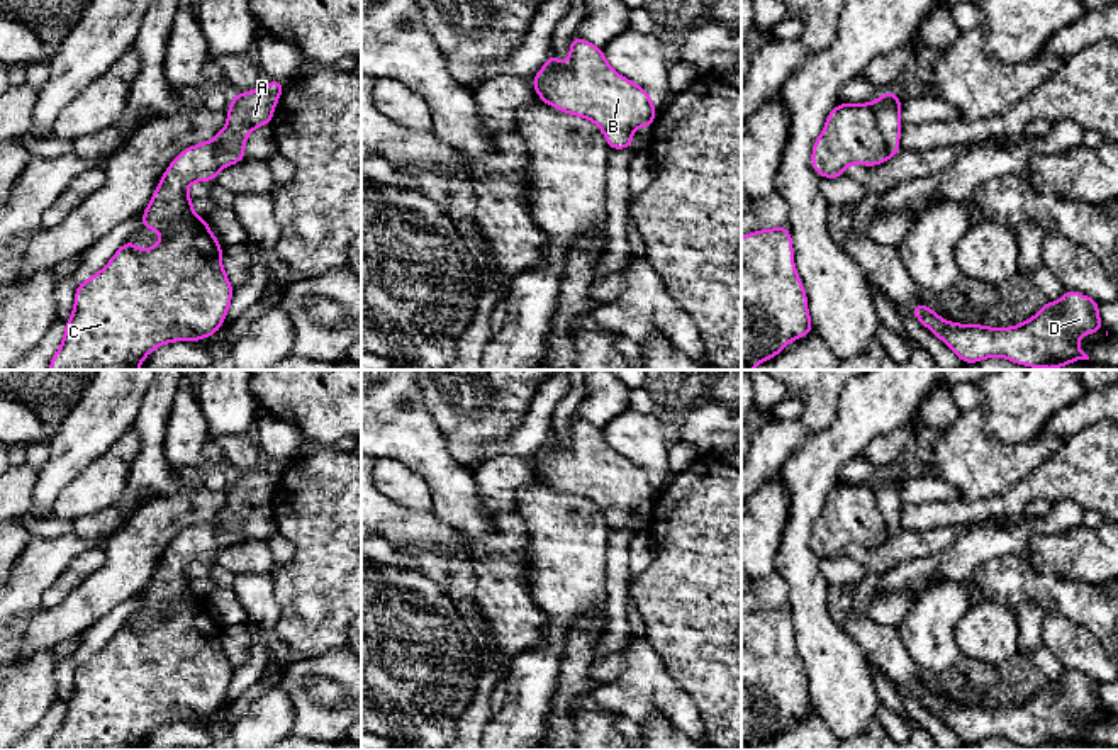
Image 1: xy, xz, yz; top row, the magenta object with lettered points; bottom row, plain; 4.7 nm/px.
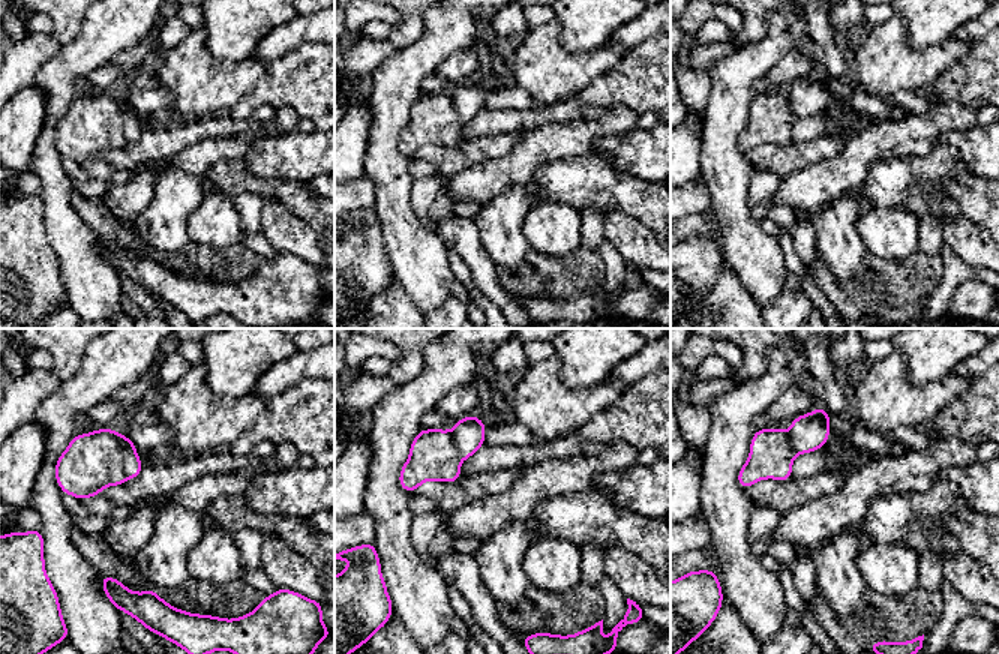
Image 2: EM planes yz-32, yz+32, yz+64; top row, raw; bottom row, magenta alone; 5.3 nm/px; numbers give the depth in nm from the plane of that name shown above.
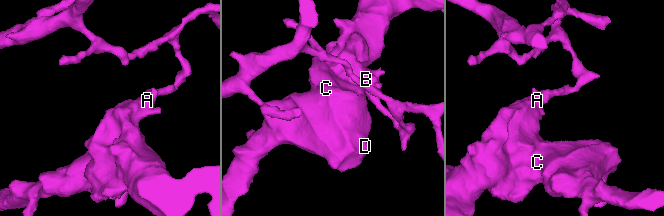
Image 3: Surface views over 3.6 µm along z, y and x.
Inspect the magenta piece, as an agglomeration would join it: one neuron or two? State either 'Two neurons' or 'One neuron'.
Two neurons

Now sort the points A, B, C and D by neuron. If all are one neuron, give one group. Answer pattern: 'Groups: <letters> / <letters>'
Groups: A / B C D

